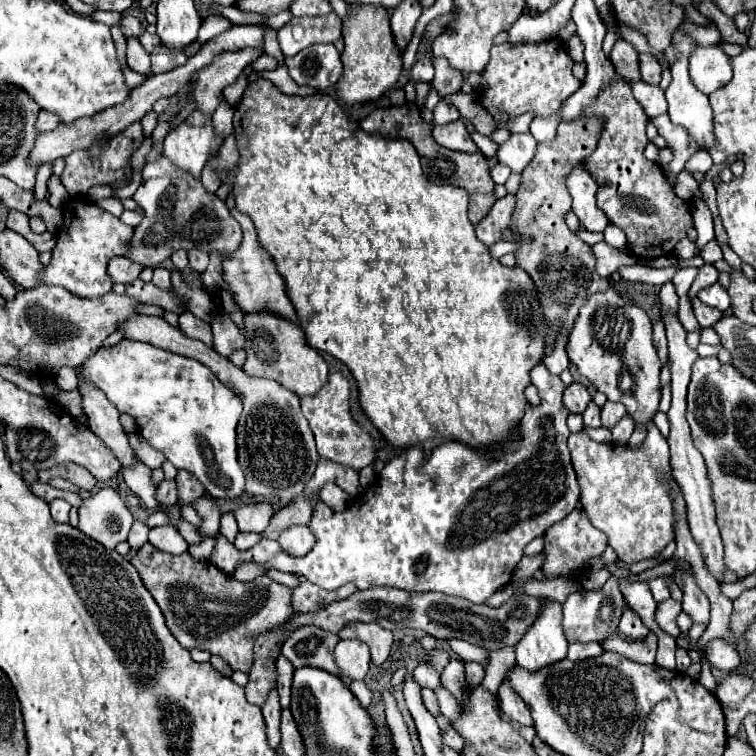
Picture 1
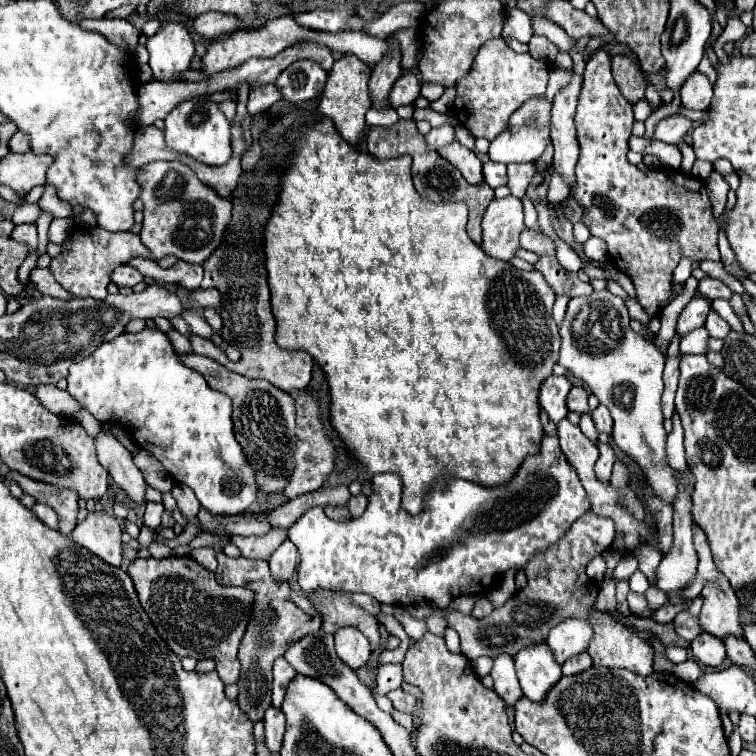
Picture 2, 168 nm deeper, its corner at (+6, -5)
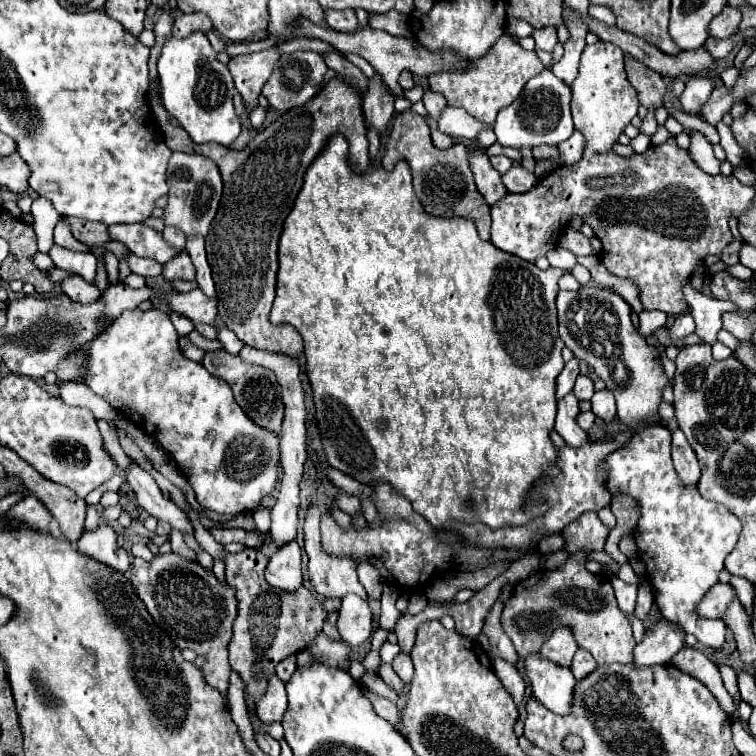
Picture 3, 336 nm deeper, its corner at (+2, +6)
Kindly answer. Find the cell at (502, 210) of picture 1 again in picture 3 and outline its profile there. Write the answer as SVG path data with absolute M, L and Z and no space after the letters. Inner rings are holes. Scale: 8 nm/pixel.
M597 41L595 45L587 45L583 55L581 55L581 65L579 65L579 75L575 77L573 85L571 85L571 91L573 91L573 99L571 99L571 113L573 113L573 123L575 123L575 129L583 133L583 137L587 139L587 145L585 145L585 151L583 151L583 157L575 163L575 165L569 165L569 167L557 167L553 169L549 175L541 177L537 181L537 185L527 191L527 193L509 193L507 197L503 197L501 201L497 201L497 205L491 209L491 217L493 217L493 225L491 225L491 243L495 247L499 247L501 251L505 253L511 253L511 255L517 255L519 259L523 261L529 261L529 263L535 263L539 257L545 257L547 251L553 249L557 245L557 237L561 233L561 229L567 227L567 221L575 215L575 217L581 217L593 231L595 231L595 237L603 243L603 251L601 251L601 263L607 267L609 273L617 275L617 277L625 277L625 279L631 279L637 283L637 289L639 289L639 301L643 305L643 309L647 311L663 311L667 315L679 315L679 313L685 313L687 311L687 301L683 297L683 285L685 281L691 279L691 275L699 269L699 265L705 263L705 257L707 255L721 255L721 251L733 241L733 235L729 231L729 217L735 217L739 219L747 209L751 209L751 203L753 203L753 197L755 197L755 189L753 187L747 187L747 185L741 185L733 175L725 177L725 175L707 175L705 171L701 171L697 167L697 163L691 159L689 151L677 147L675 143L675 137L669 137L663 145L653 145L649 147L645 153L635 153L631 157L619 157L611 151L611 147L615 145L617 137L623 133L623 129L629 125L629 121L637 115L637 109L639 109L639 101L637 101L637 93L633 89L633 85L627 81L627 75L625 75L625 69L623 69L623 51L611 43L605 43L605 41Z

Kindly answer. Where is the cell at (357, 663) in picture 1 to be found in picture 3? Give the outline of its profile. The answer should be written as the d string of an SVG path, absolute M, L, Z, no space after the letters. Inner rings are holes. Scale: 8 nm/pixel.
M353 593L345 595L337 629L341 633L341 639L351 647L359 647L363 641L367 641L371 637L371 609L367 601Z

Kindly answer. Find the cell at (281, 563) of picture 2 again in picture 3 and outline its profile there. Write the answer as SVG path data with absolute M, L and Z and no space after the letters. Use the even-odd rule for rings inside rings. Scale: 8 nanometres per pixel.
M295 541L279 547L277 553L269 559L269 565L265 569L265 581L271 587L283 589L285 593L295 593L301 587L301 551Z

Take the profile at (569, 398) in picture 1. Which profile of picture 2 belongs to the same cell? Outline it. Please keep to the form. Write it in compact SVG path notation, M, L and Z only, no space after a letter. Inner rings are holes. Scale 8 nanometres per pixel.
M573 386L569 396L567 396L567 408L569 408L569 412L579 412L579 414L589 412L589 408L587 408L587 392L583 388Z

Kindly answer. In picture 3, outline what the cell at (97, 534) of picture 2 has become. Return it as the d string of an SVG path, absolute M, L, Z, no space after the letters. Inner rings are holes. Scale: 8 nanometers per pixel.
M105 521L97 527L97 531L85 531L77 543L77 549L81 555L99 561L103 565L109 565L119 573L127 573L131 567L127 551L117 549L115 531Z

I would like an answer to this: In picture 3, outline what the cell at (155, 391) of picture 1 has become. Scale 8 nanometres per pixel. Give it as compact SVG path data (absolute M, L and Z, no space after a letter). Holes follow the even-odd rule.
M125 311L91 343L83 383L117 411L125 413L133 423L145 429L157 429L155 441L171 453L203 509L223 515L253 511L261 505L261 499L275 489L279 479L279 437L259 425L253 425L253 421L245 417L245 411L235 403L229 385L209 375L201 363L189 361L181 353L177 341L179 335L165 311Z

